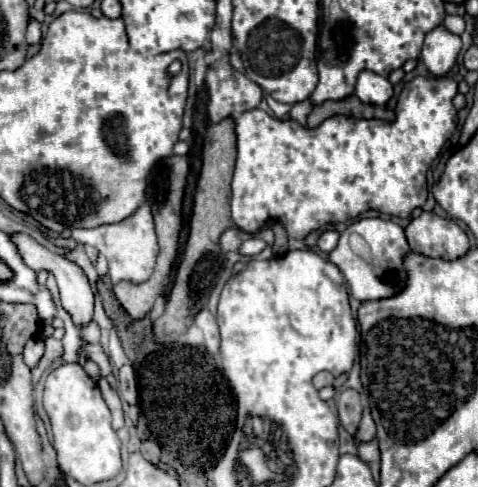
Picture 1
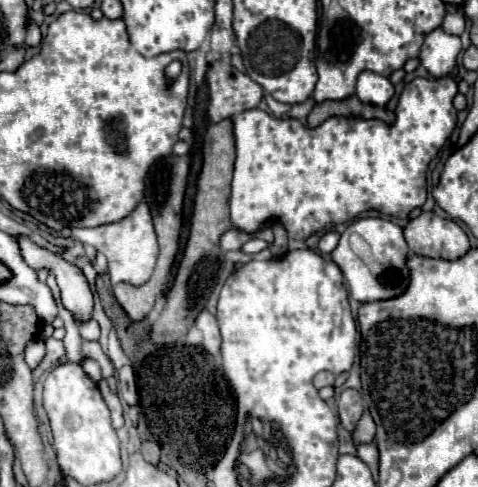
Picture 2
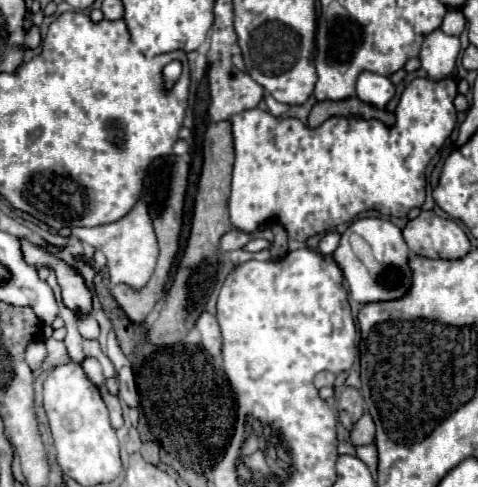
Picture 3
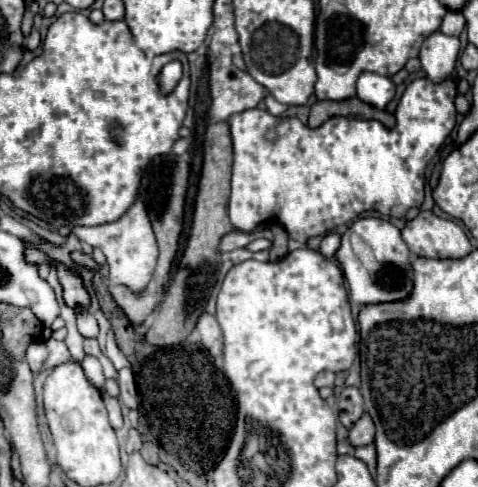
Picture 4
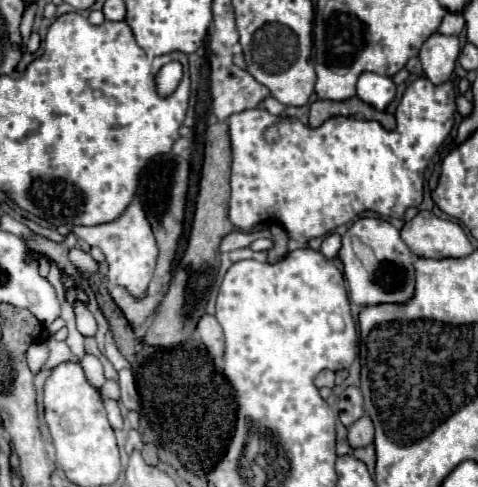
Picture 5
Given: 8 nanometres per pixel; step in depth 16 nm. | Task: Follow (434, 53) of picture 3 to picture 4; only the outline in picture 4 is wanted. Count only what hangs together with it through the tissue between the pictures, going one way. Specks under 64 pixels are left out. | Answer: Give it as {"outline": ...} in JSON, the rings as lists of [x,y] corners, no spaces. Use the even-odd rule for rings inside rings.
{"outline":[[[442,32],[430,34],[420,48],[420,62],[428,80],[432,80],[434,84],[448,80],[456,66],[458,54],[460,54],[458,36],[446,36]]]}

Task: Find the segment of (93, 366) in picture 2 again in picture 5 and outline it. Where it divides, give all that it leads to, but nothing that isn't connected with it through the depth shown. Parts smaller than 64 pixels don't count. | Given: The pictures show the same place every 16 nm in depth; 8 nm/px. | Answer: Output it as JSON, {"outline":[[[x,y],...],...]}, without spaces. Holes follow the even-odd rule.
{"outline":[[[86,354],[86,356],[80,360],[80,366],[84,368],[84,374],[86,374],[88,382],[90,382],[94,388],[100,388],[100,386],[106,382],[104,372],[102,372],[102,364],[100,364],[100,360],[98,360],[96,356]]]}

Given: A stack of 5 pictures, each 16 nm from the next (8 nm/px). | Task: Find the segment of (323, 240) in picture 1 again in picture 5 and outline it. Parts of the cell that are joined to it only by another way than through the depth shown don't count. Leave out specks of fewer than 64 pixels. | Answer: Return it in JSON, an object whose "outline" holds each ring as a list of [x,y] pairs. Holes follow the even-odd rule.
{"outline":[[[330,234],[330,236],[326,236],[326,238],[324,238],[320,252],[322,252],[326,258],[330,258],[330,260],[332,260],[332,258],[336,258],[336,256],[338,256],[340,248],[342,248],[340,236],[338,236],[338,234]]]}

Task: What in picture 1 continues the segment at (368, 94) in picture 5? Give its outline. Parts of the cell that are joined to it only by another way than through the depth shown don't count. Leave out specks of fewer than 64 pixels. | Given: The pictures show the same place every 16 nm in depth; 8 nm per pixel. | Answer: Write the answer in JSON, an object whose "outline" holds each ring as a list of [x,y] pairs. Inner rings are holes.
{"outline":[[[360,72],[358,82],[356,82],[356,96],[366,102],[366,104],[376,104],[384,106],[394,94],[394,88],[388,78],[376,74],[376,72]]]}

